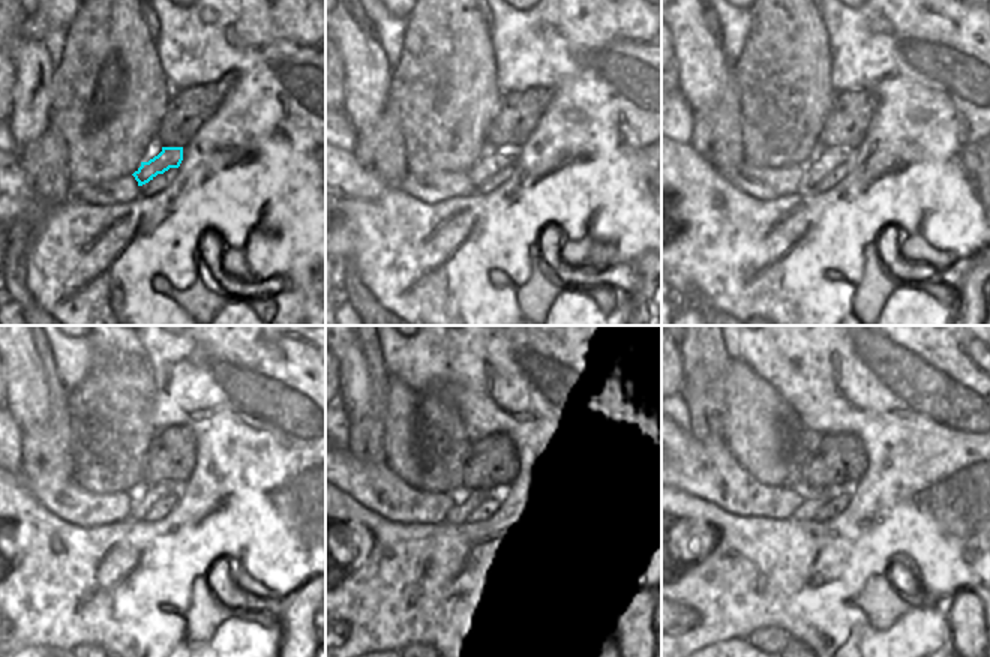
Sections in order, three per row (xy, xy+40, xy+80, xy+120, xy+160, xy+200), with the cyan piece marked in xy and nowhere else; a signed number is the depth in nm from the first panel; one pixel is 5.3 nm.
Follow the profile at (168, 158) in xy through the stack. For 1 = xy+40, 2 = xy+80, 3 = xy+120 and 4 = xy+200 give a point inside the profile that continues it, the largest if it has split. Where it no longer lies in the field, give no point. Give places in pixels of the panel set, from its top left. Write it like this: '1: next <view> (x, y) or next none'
1: next xy+40 (485, 167)
2: next xy+80 (824, 162)
3: next xy+120 (143, 497)
4: next xy+200 (806, 513)

